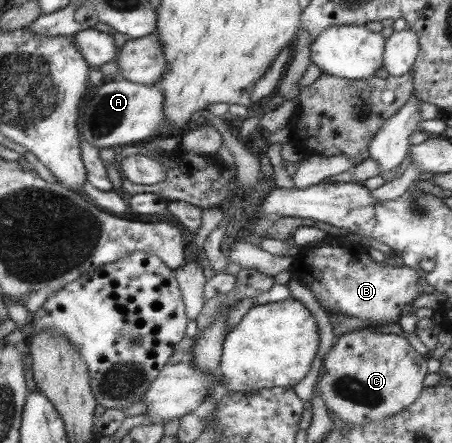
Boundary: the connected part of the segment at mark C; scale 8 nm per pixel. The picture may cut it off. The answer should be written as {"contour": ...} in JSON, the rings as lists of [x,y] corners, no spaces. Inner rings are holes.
{"contour":[[[372,328],[351,330],[334,338],[330,350],[323,356],[323,375],[317,382],[319,399],[335,417],[351,425],[365,425],[369,421],[381,421],[411,406],[424,389],[425,359],[415,352],[407,339],[396,334],[372,331]]]}

